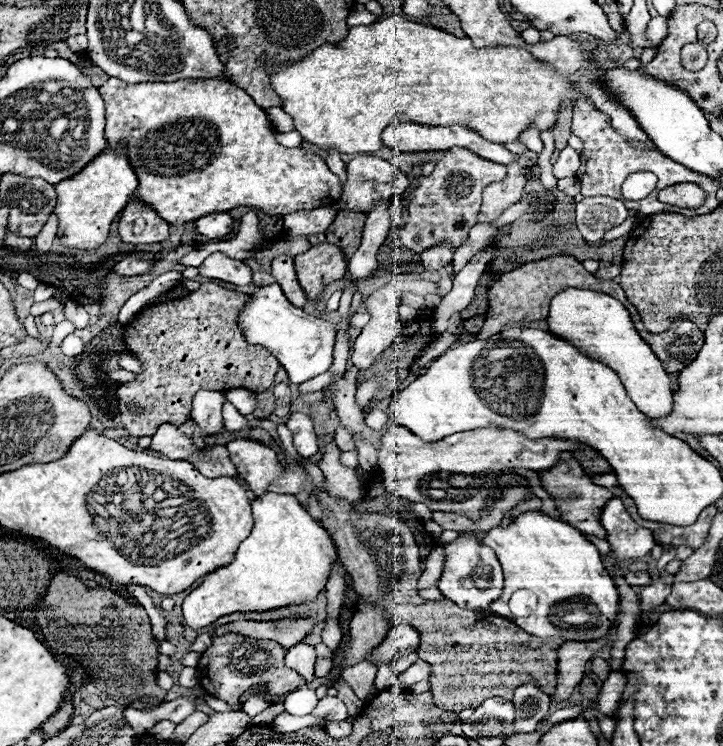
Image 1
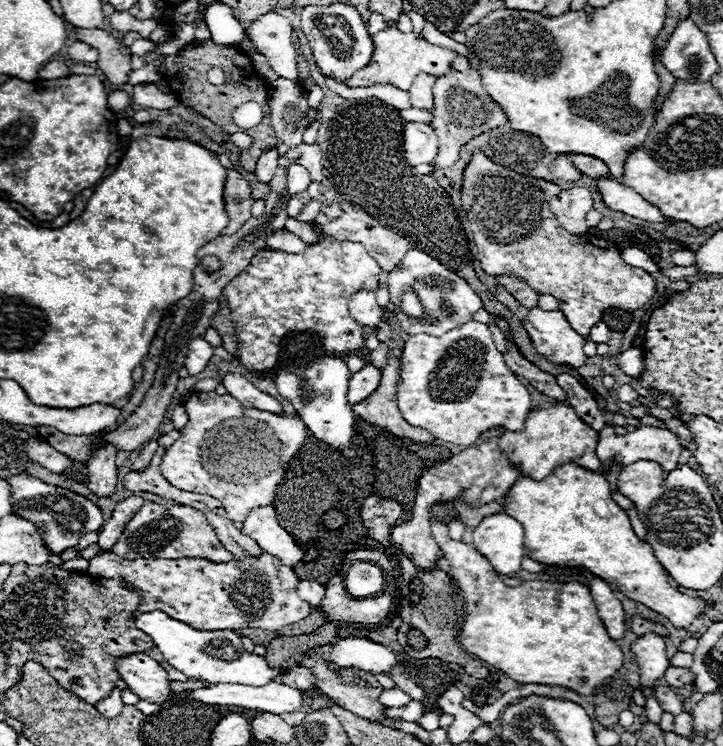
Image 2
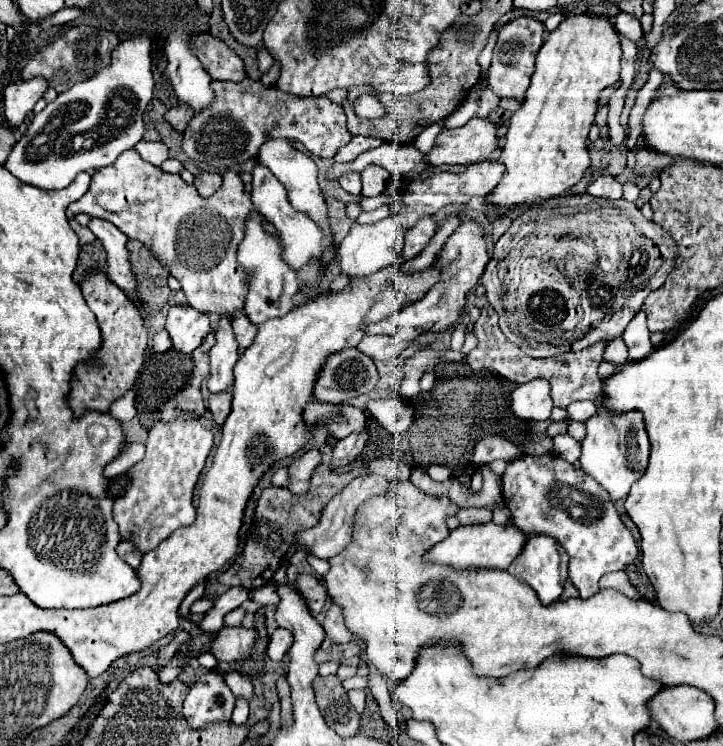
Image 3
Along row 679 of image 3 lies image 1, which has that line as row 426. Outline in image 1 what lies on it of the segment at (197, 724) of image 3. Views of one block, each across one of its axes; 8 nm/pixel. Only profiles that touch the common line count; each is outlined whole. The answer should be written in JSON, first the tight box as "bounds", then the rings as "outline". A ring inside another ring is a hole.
{"bounds":[192,390,224,436],"outline":[[[198,390],[194,400],[192,400],[192,420],[202,428],[206,436],[222,432],[222,404],[224,404],[224,394],[216,390]]]}

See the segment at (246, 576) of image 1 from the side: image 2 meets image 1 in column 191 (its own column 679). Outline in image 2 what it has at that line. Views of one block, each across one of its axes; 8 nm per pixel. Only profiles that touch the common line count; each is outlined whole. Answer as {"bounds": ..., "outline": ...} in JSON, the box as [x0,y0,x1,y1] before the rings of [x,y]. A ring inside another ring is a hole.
{"bounds":[502,462,704,628],"outline":[[[568,462],[556,466],[542,480],[520,476],[504,496],[502,512],[524,526],[526,556],[540,564],[584,568],[618,586],[630,600],[664,614],[678,628],[690,626],[704,610],[702,600],[682,594],[668,584],[654,550],[636,538],[628,514],[610,498],[608,480],[602,474]]]}

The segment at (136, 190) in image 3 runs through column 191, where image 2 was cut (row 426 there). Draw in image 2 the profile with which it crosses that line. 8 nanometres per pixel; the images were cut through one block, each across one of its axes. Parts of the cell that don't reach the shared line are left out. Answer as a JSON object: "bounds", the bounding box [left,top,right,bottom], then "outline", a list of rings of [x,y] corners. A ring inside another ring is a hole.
{"bounds":[160,392,308,522],"outline":[[[194,392],[184,402],[188,424],[180,430],[180,438],[164,452],[160,472],[176,488],[194,494],[206,494],[222,502],[228,518],[232,522],[244,522],[248,512],[258,506],[268,506],[274,502],[274,492],[284,478],[286,464],[304,444],[308,430],[300,418],[282,418],[272,412],[244,408],[230,394],[218,396],[216,392]],[[206,468],[220,468],[220,476],[214,476]]]}

